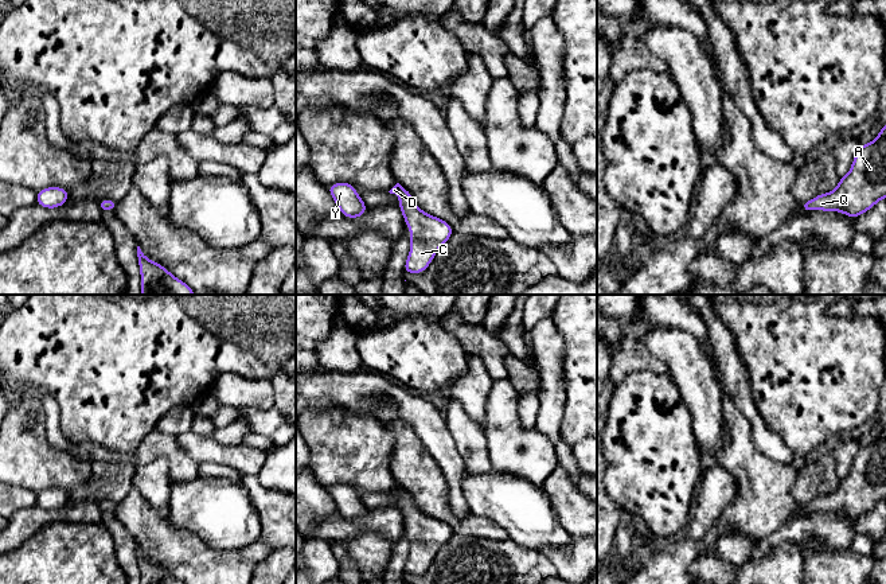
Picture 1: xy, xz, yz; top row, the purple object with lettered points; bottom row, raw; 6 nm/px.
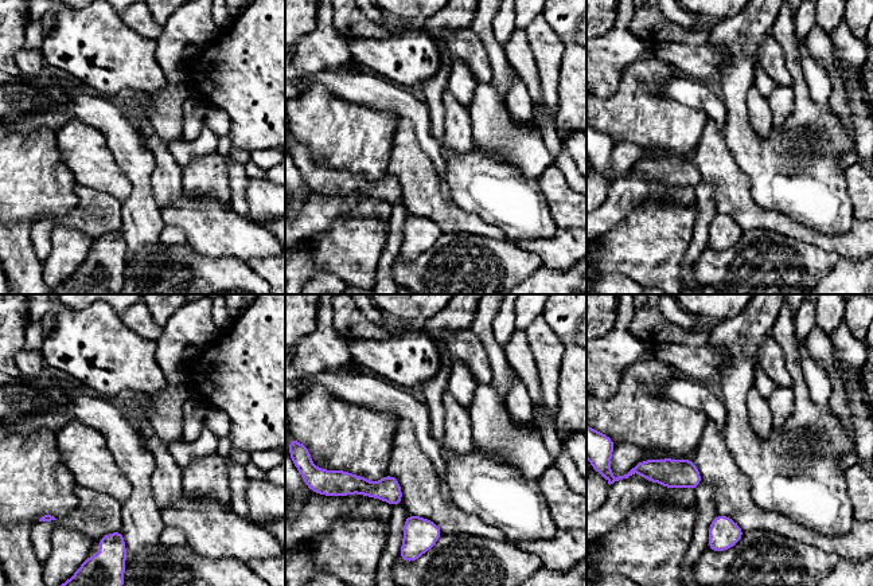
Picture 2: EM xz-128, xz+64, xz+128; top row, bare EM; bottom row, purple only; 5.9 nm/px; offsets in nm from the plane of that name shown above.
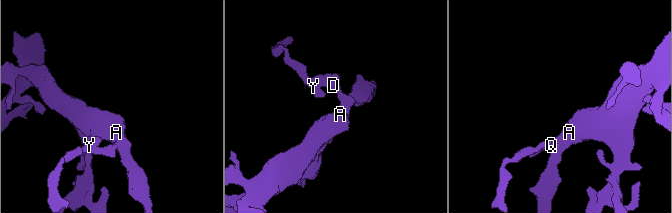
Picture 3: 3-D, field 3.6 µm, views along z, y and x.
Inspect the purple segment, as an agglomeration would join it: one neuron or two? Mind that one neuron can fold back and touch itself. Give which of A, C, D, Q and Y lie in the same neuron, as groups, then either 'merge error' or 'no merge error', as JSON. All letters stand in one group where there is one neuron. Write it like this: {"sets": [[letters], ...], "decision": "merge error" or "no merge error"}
{"sets": [["A", "C", "D", "Q", "Y"]], "decision": "no merge error"}

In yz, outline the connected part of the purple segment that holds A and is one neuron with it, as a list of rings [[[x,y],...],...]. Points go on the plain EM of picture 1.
[[[886,425],[878,439],[858,449],[850,474],[840,479],[838,488],[803,503],[803,513],[840,513],[851,519],[873,510],[886,499]]]

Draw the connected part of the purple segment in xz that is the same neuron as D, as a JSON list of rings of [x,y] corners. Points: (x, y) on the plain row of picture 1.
[[[399,484],[389,494],[399,497],[398,507],[402,511],[403,521],[411,534],[411,554],[405,564],[405,576],[422,575],[430,567],[437,552],[453,536],[453,530],[448,523],[426,515],[417,509],[411,495]]]

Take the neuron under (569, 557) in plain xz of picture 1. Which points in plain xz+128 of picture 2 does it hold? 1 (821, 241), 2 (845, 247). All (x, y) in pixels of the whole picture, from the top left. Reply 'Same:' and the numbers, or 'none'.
Same: 1, 2

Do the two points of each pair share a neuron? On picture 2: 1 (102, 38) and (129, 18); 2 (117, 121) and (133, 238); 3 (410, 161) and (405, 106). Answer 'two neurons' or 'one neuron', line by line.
1: two neurons
2: one neuron
3: two neurons

